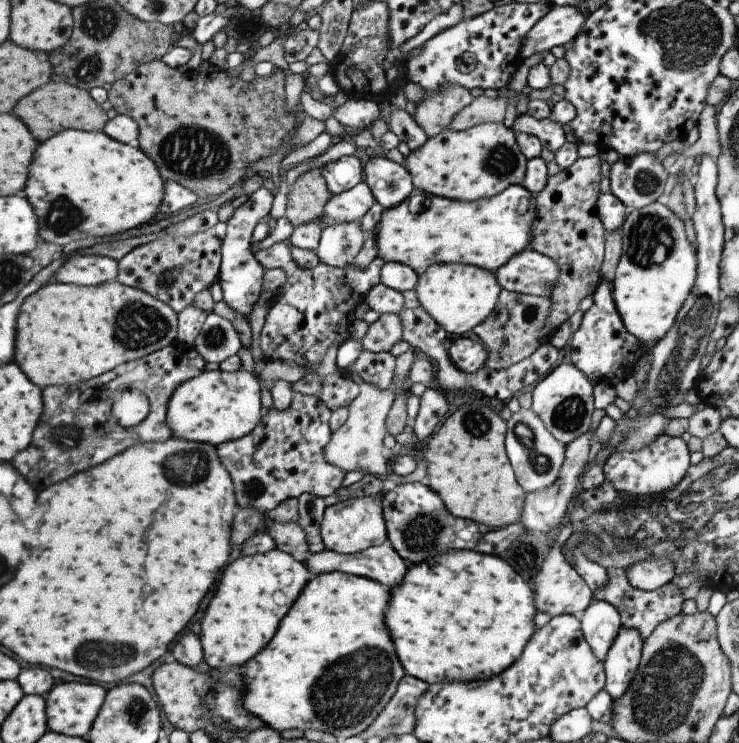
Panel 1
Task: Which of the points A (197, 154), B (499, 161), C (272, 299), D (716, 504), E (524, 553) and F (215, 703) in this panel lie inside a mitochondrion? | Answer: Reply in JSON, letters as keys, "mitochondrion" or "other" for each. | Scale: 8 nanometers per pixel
{"A":"mitochondrion","B":"mitochondrion","C":"other","D":"mitochondrion","E":"mitochondrion","F":"mitochondrion"}

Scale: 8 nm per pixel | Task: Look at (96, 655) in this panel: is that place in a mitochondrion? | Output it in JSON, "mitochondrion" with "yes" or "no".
{"mitochondrion":"yes"}

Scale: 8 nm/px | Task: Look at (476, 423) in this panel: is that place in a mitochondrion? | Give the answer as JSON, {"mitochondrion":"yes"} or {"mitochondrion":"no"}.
{"mitochondrion":"yes"}

